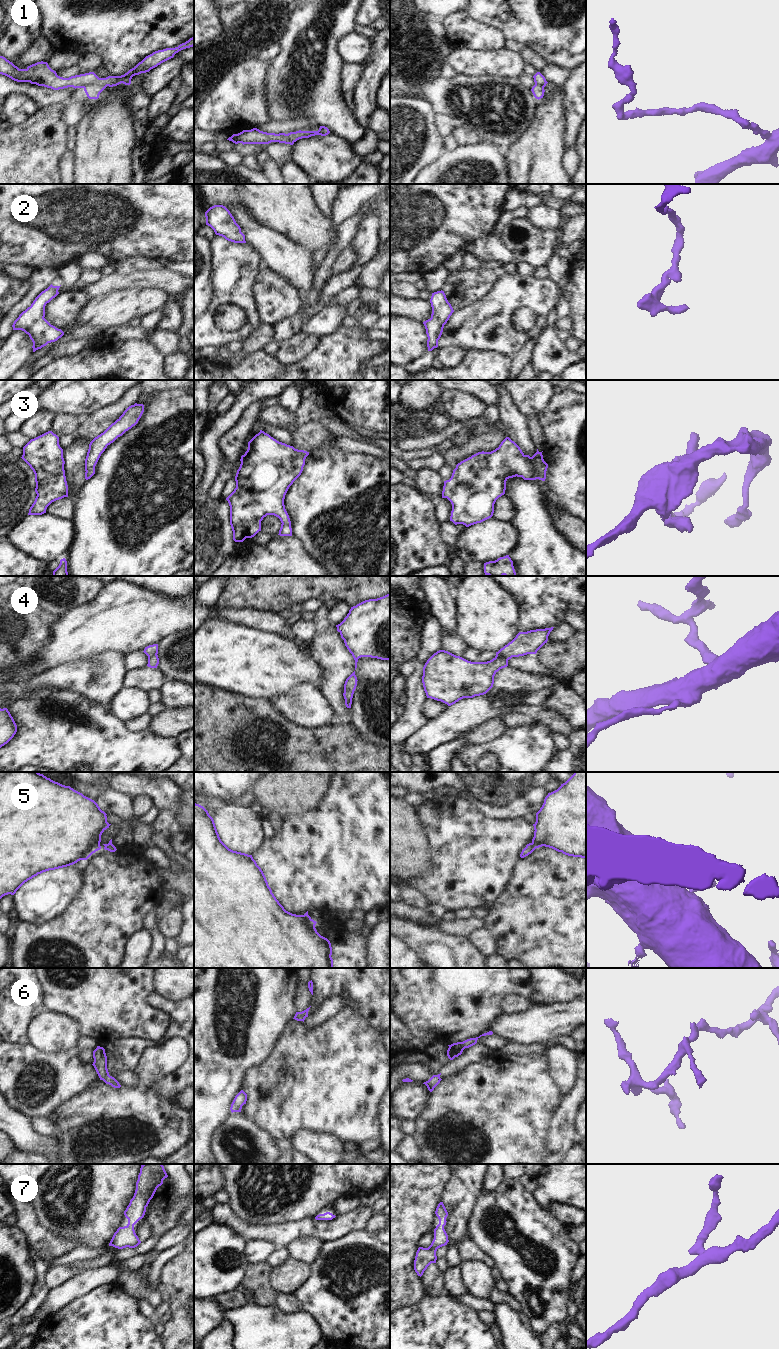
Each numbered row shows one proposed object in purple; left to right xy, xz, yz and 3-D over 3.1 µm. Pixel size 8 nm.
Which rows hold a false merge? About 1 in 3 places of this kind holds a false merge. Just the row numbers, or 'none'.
none

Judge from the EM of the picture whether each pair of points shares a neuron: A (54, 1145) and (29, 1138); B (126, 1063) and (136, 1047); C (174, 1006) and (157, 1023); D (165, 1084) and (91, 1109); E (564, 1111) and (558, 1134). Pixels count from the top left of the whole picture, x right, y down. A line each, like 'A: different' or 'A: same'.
A: same
B: same
C: different
D: different
E: same

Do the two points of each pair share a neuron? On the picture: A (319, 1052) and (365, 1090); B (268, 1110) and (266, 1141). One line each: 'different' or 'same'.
A: same
B: different

